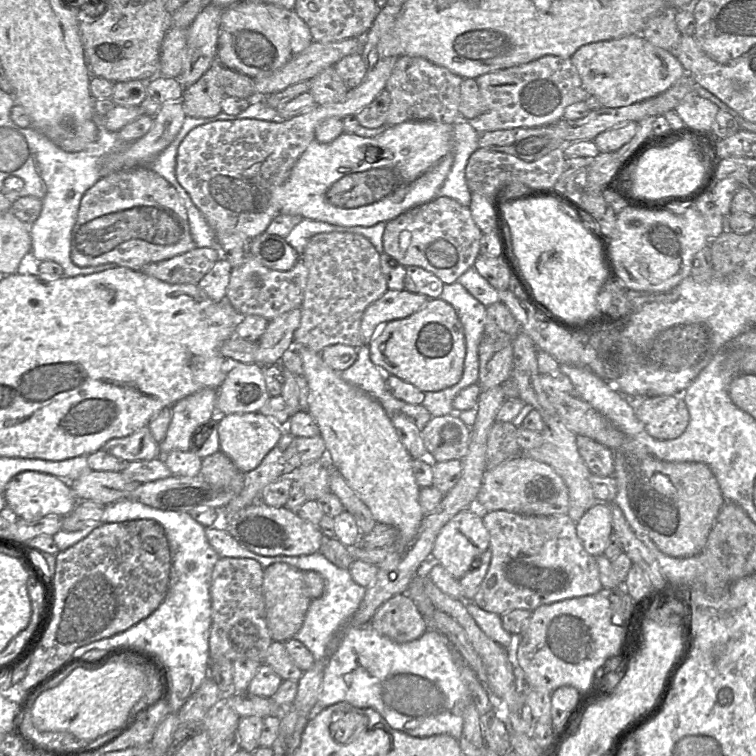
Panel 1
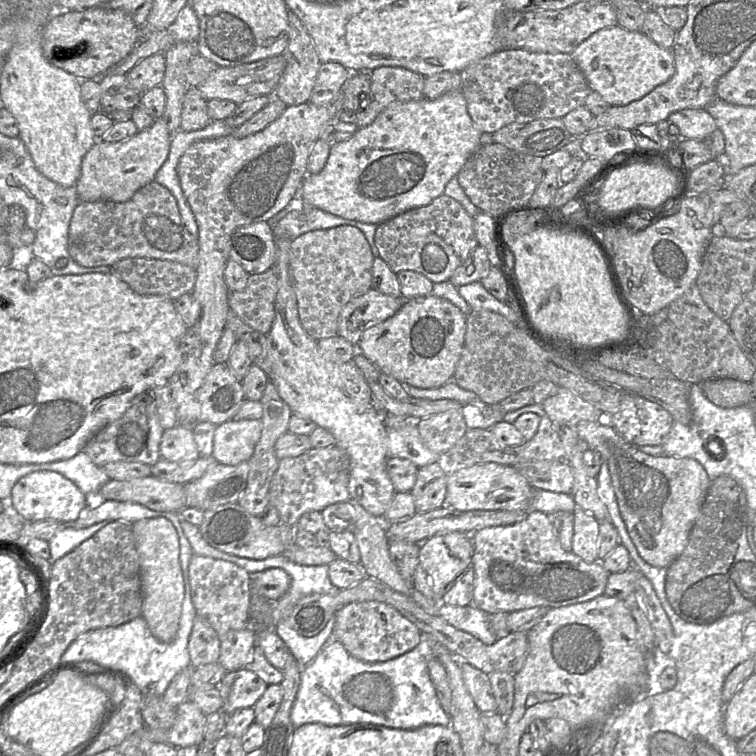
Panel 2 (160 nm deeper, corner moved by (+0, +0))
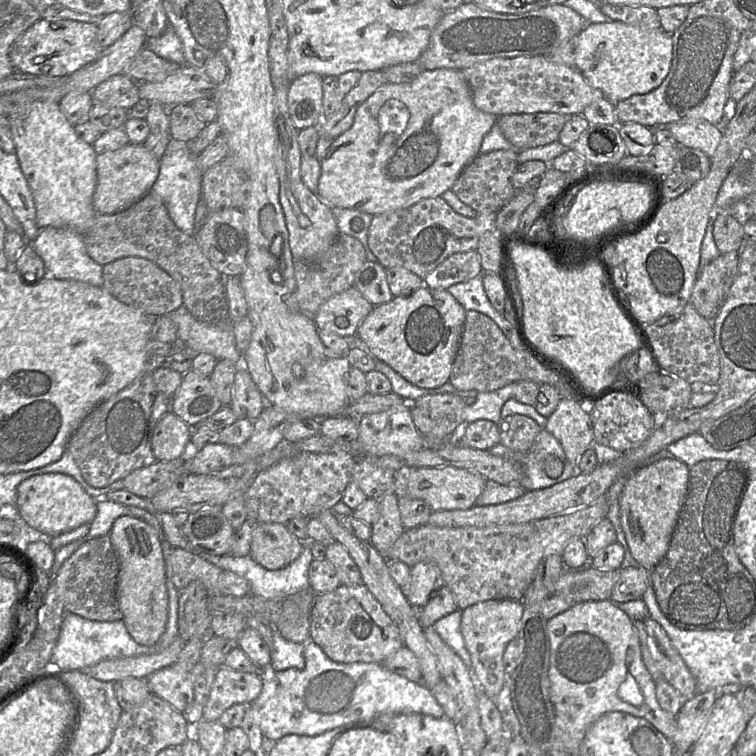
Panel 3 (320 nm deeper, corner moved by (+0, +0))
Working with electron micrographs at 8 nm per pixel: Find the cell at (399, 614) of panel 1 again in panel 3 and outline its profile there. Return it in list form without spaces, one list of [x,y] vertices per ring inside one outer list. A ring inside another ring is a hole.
[[[363,583],[316,593],[310,612],[309,639],[331,660],[345,664],[382,663],[404,646],[397,626]]]

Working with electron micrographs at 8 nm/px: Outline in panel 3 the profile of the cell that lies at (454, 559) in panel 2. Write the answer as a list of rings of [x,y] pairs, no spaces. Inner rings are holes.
[[[418,562],[411,567],[410,581],[402,590],[408,602],[417,609],[442,587],[444,580],[440,569],[432,563]]]

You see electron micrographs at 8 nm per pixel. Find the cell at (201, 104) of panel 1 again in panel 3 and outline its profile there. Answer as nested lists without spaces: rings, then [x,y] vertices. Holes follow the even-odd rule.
[[[190,104],[171,106],[168,117],[170,137],[183,142],[197,138],[207,125],[198,117]]]

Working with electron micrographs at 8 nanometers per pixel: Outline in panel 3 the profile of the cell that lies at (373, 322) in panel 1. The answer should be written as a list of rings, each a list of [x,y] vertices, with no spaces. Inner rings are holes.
[[[352,286],[325,301],[313,317],[313,322],[319,331],[352,339],[356,337],[360,323],[373,308],[374,306]]]

